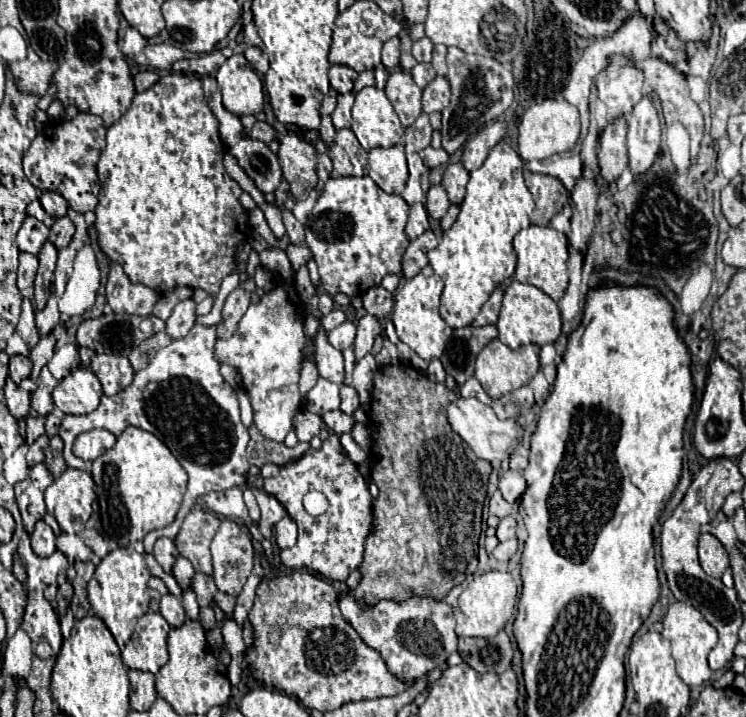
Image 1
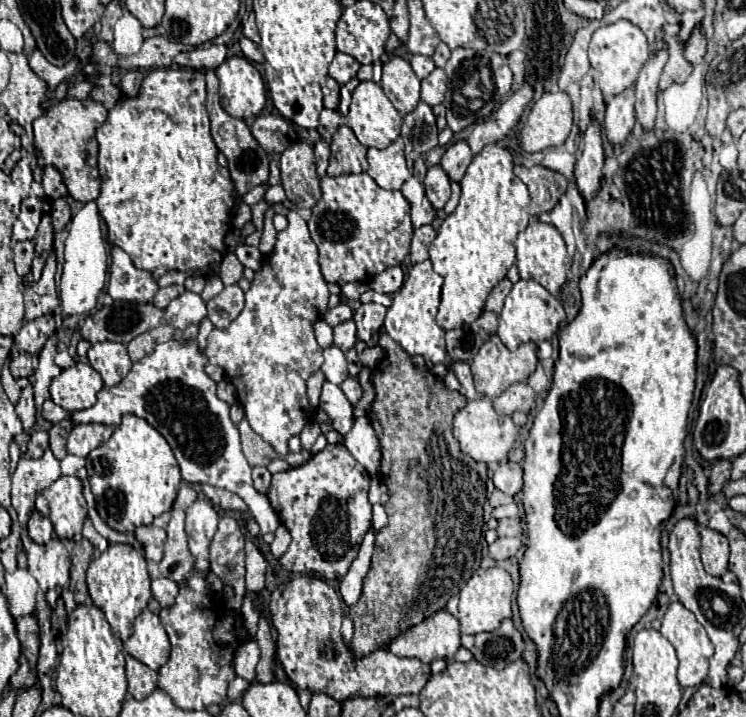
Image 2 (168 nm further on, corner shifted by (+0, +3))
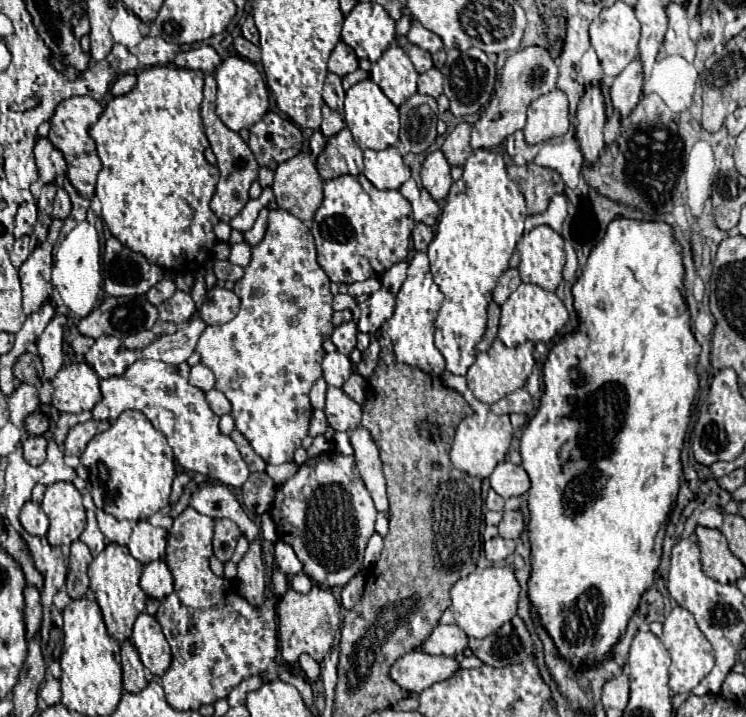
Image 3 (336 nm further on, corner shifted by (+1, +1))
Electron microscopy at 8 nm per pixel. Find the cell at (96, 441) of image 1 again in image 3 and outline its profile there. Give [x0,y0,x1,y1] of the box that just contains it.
[65,420,109,456]

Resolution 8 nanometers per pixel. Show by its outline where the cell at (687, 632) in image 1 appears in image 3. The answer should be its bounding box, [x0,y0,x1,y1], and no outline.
[661,608,713,694]

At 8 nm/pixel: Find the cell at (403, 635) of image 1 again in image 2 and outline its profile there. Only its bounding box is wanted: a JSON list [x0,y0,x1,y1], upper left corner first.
[388,610,460,664]

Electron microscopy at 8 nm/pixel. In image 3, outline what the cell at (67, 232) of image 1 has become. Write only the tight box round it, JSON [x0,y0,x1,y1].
[53,188,71,220]

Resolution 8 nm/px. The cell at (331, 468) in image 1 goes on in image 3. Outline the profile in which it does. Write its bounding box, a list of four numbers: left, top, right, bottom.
[271,452,377,588]

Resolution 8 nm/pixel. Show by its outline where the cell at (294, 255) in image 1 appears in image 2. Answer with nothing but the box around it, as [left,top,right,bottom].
[206,208,330,454]

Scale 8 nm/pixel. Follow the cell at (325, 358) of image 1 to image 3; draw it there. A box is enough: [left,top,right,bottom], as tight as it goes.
[323,352,351,386]

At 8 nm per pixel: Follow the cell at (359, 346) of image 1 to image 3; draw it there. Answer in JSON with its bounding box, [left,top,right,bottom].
[353,288,395,334]

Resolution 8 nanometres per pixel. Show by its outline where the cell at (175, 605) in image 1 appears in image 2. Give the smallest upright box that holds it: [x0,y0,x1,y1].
[152,578,178,606]

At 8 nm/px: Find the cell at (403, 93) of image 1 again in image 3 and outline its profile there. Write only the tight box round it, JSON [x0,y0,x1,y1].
[370,46,419,106]

